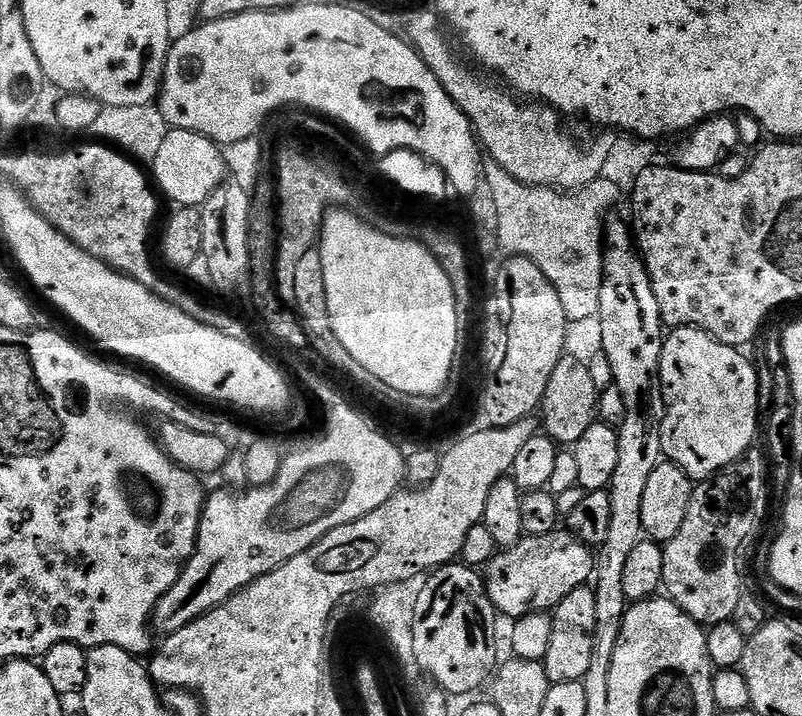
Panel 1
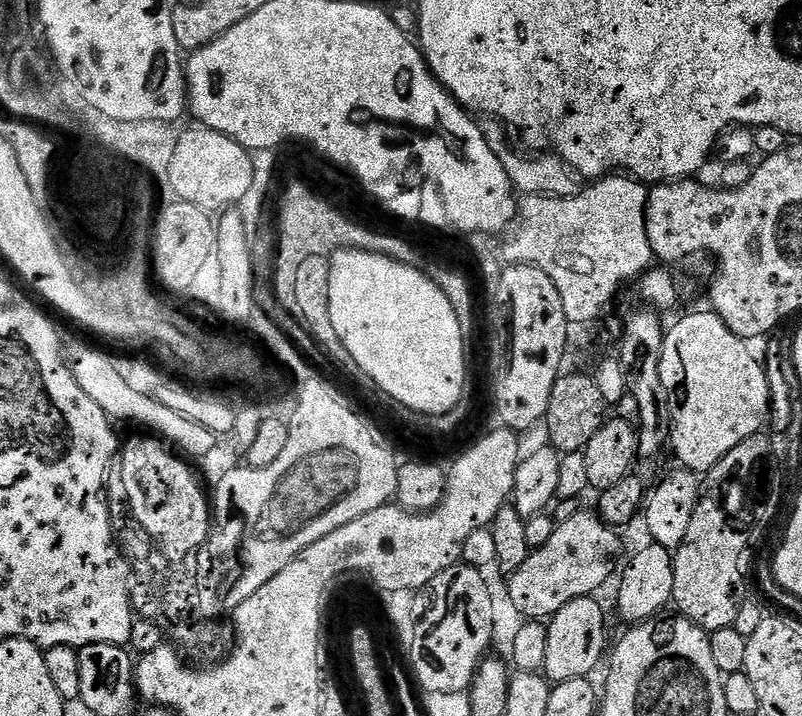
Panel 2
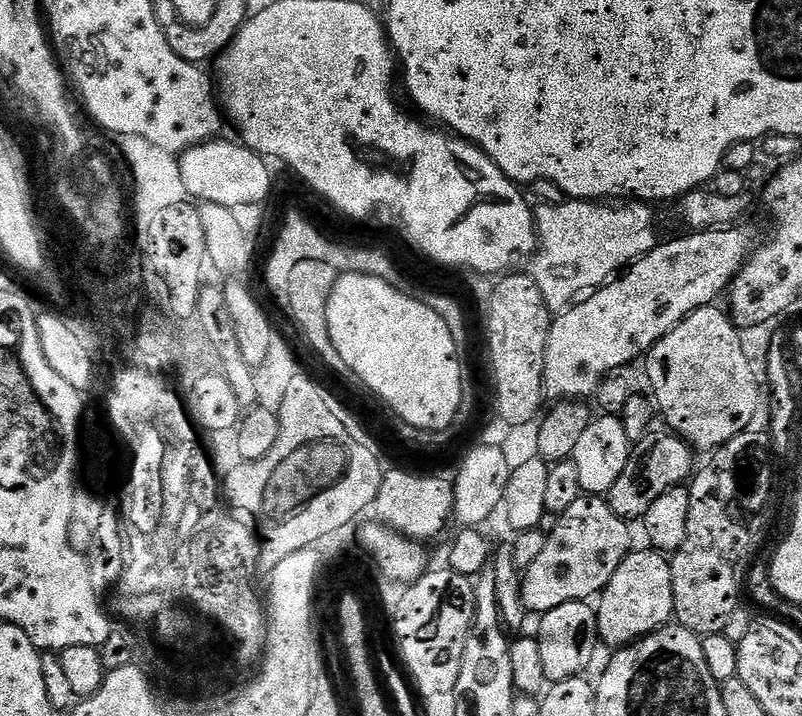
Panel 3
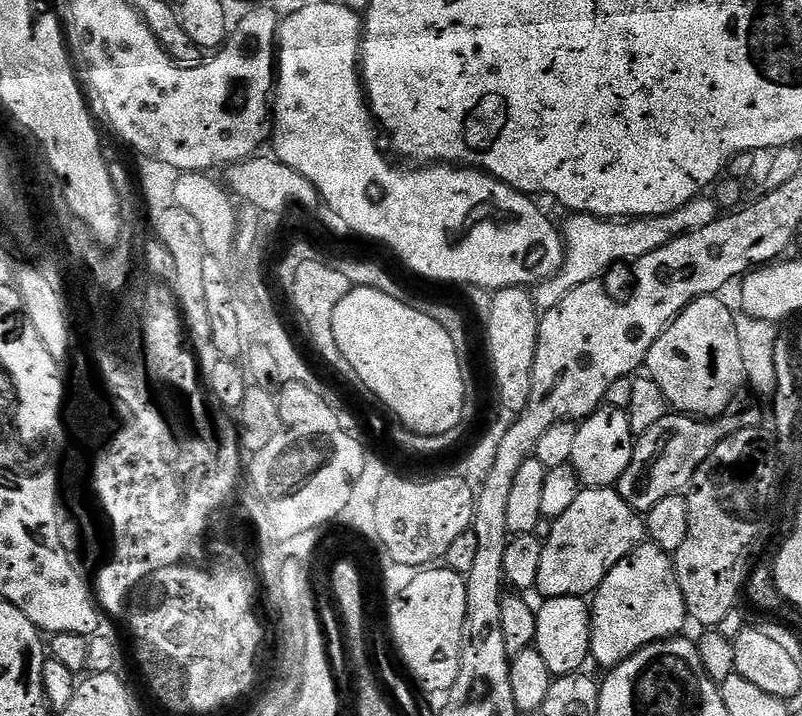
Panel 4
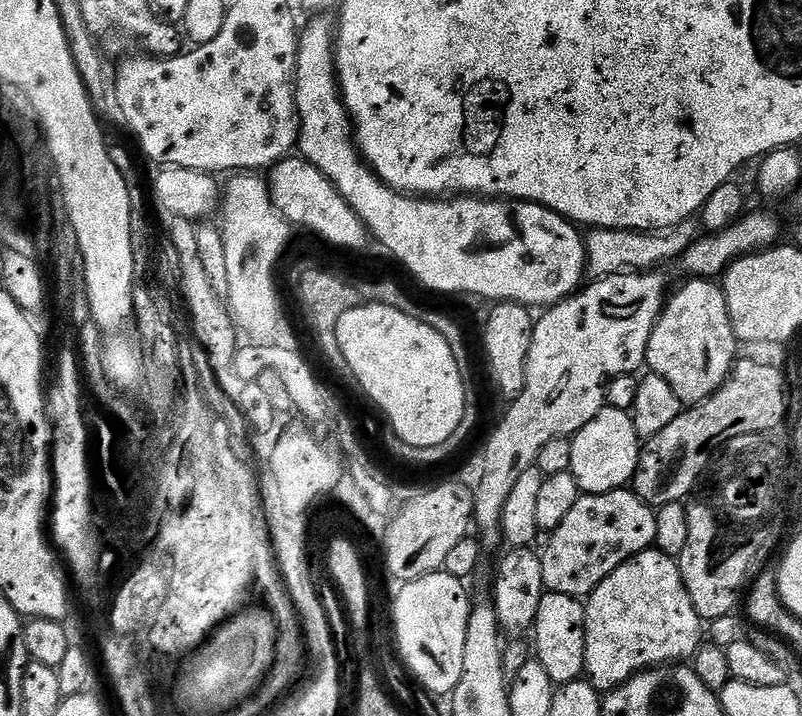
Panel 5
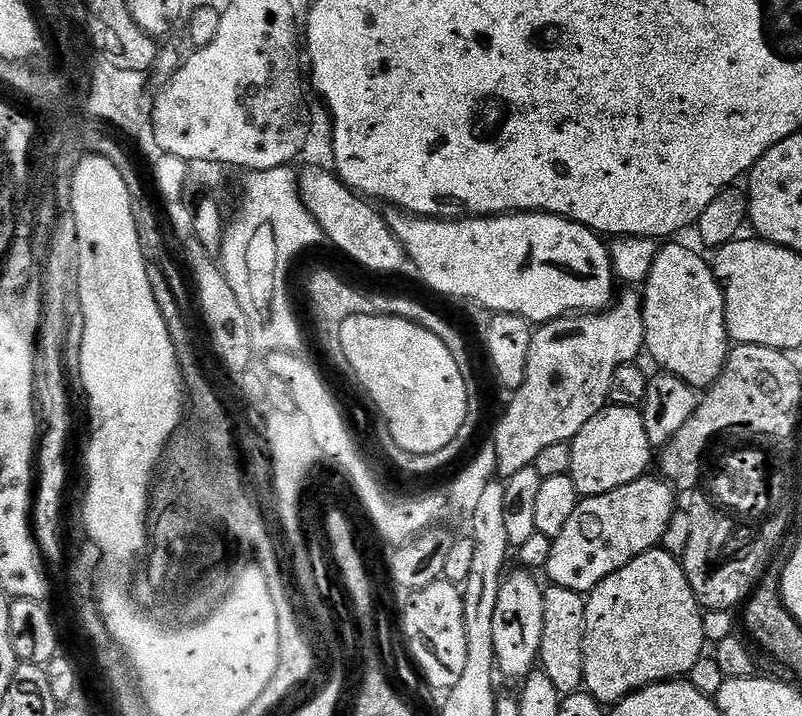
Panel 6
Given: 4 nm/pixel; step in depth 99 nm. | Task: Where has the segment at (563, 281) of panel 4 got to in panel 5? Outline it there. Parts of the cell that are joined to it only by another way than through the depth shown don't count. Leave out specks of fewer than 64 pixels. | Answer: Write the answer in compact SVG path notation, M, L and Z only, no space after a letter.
M695 219L682 222L663 232L620 232L617 228L598 228L589 231L586 236L588 249L587 271L593 277L615 276L617 272L629 270L656 270L667 260L683 257L687 250L698 238Z

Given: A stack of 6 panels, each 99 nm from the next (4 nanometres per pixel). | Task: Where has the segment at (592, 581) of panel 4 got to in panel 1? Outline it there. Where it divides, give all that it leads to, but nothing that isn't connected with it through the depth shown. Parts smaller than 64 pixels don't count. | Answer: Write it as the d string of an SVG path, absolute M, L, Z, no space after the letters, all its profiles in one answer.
M567 530L551 532L549 536L524 536L509 548L497 551L496 557L486 565L484 584L488 588L490 602L501 617L519 618L531 612L554 610L570 594L570 590L585 587L593 579L596 556L593 549L583 544Z

